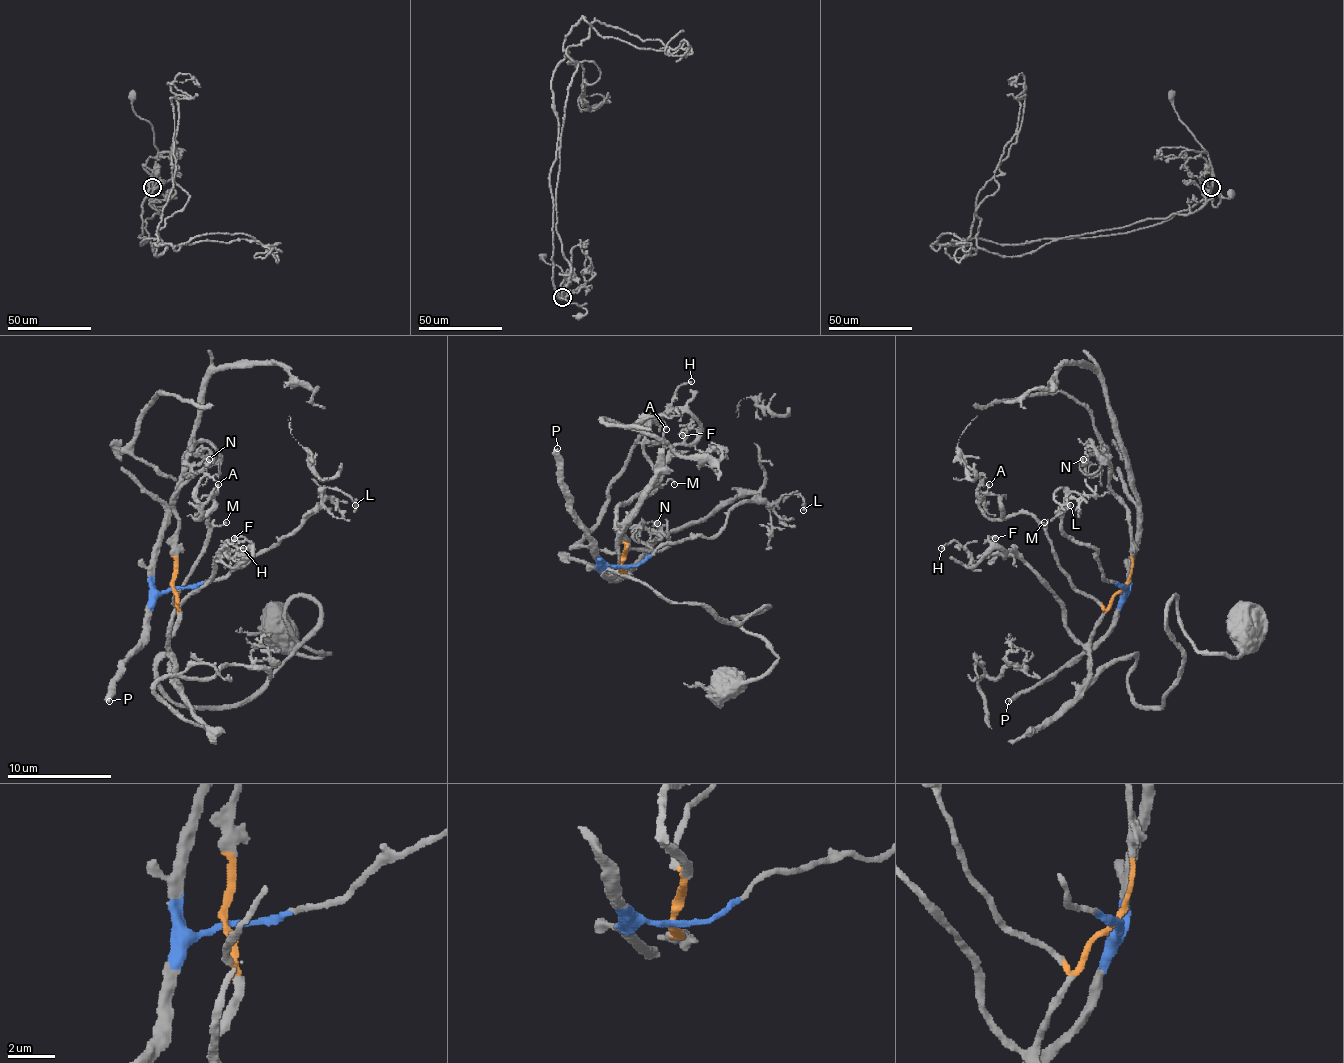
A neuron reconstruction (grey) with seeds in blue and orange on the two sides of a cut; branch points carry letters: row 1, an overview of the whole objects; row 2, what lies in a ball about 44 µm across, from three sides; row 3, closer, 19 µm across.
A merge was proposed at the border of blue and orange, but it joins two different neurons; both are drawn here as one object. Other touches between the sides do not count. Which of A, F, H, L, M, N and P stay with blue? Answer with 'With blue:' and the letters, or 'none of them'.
With blue: L, P

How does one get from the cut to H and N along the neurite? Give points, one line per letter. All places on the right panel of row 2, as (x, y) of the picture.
H: (1126, 588), (1081, 643), (1021, 560), (994, 554), (968, 567), (966, 552), (950, 541), (942, 549)
N: (1126, 588), (1131, 573), (1128, 510), (1110, 486), (1110, 462), (1097, 455), (1081, 465), (1084, 460)

